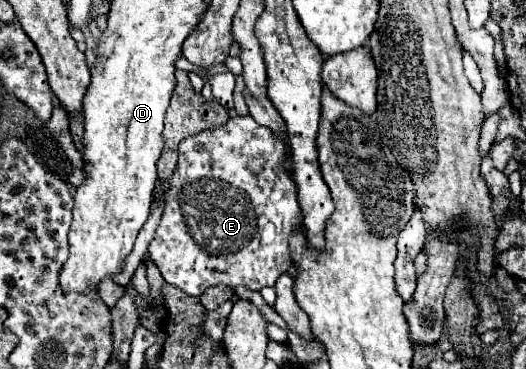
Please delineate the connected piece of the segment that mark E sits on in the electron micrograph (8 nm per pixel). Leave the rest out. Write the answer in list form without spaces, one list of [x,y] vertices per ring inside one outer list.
[[[235,116],[225,126],[219,126],[213,130],[203,130],[201,134],[187,138],[179,144],[179,162],[177,162],[177,168],[175,168],[171,180],[169,180],[169,188],[165,192],[165,210],[161,216],[161,224],[157,226],[157,232],[149,244],[149,256],[159,266],[165,282],[181,288],[189,296],[201,296],[213,284],[227,284],[231,288],[245,286],[253,292],[259,292],[265,286],[275,286],[277,278],[291,270],[289,236],[291,236],[291,232],[295,232],[301,226],[301,210],[297,204],[297,192],[295,192],[297,188],[283,168],[283,158],[285,158],[285,144],[279,138],[275,138],[269,128],[259,126],[251,116]]]

